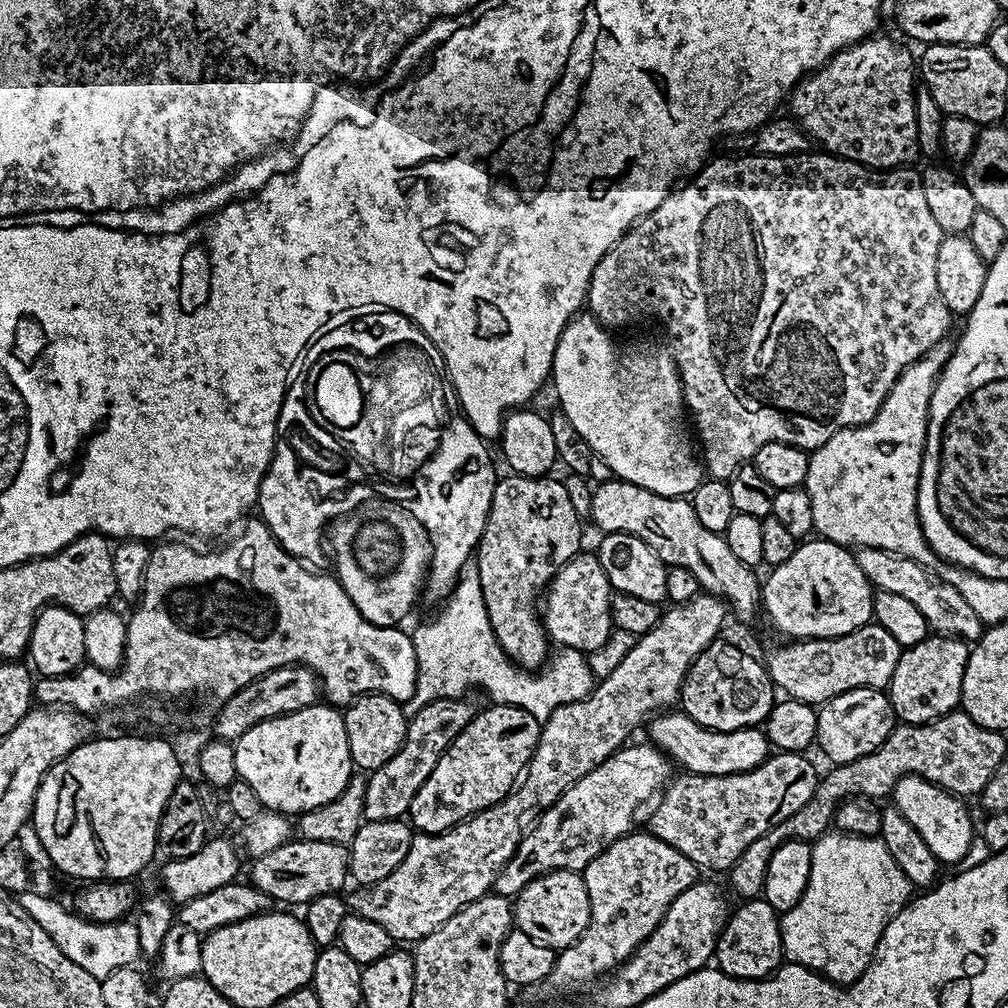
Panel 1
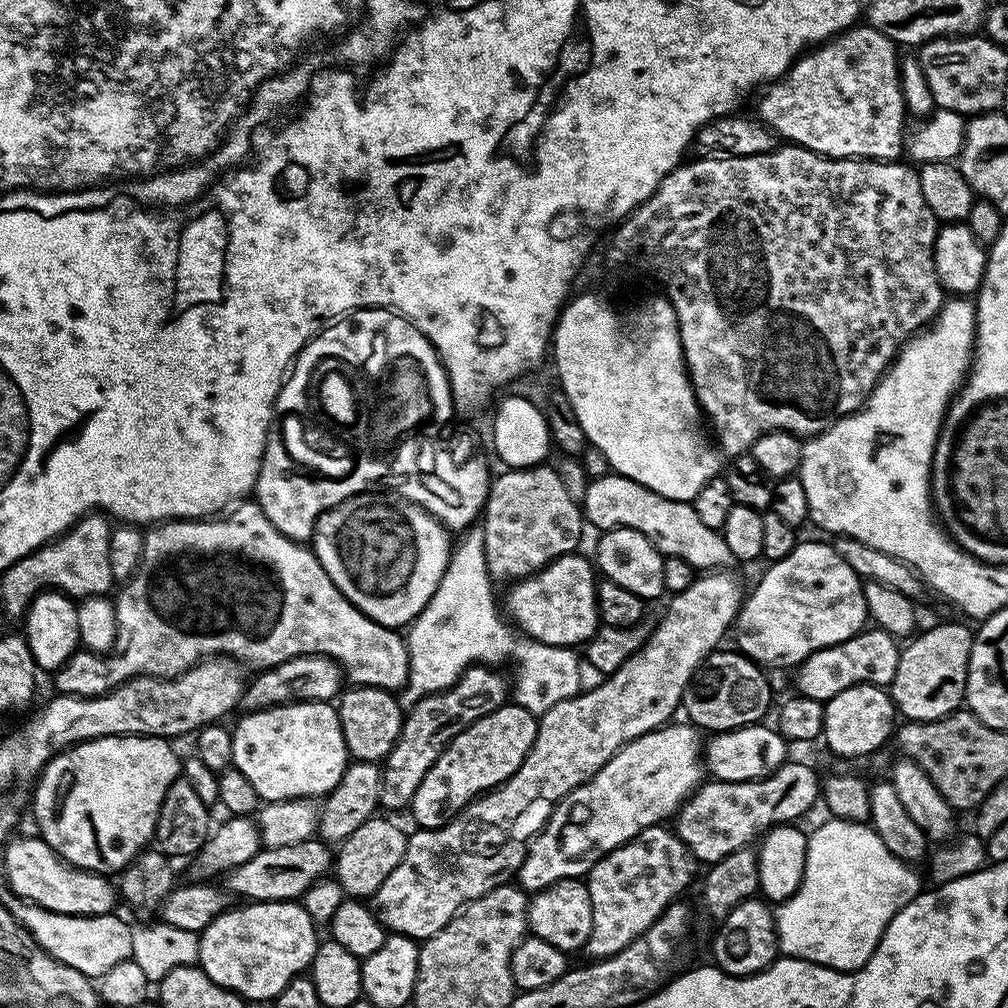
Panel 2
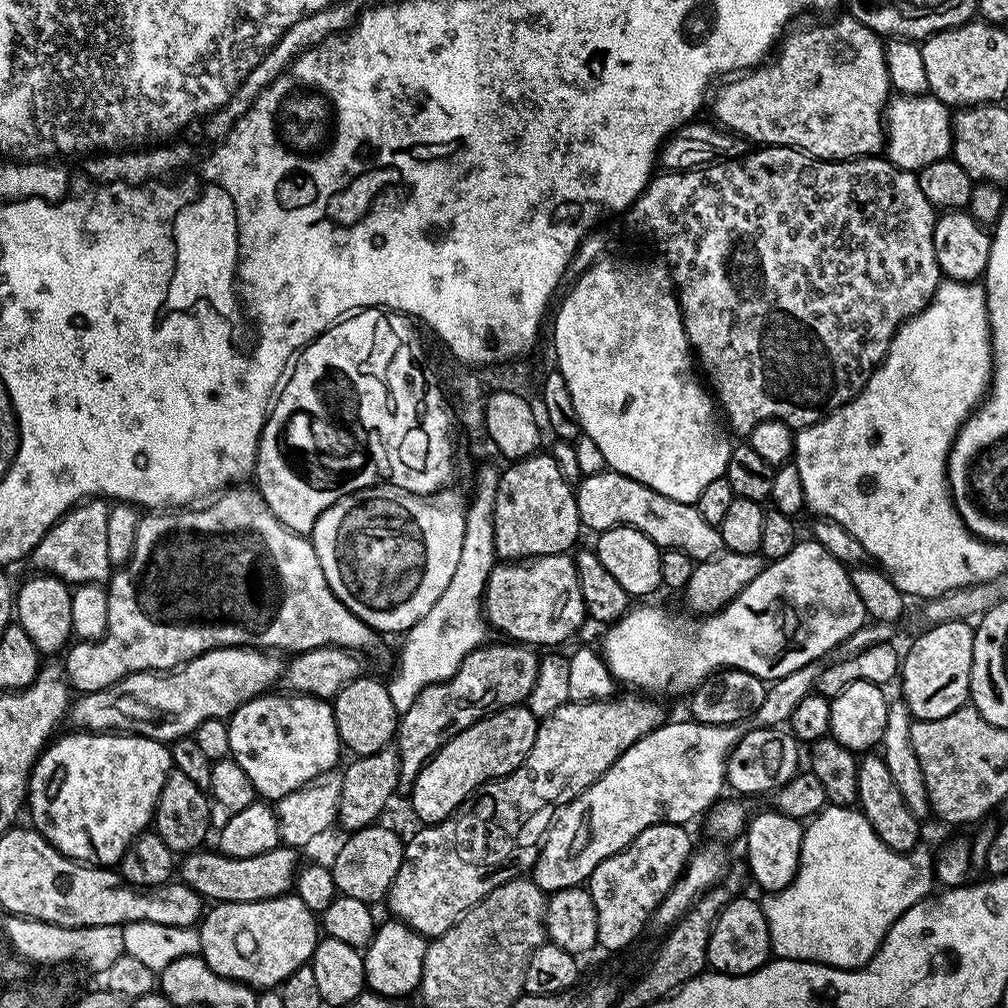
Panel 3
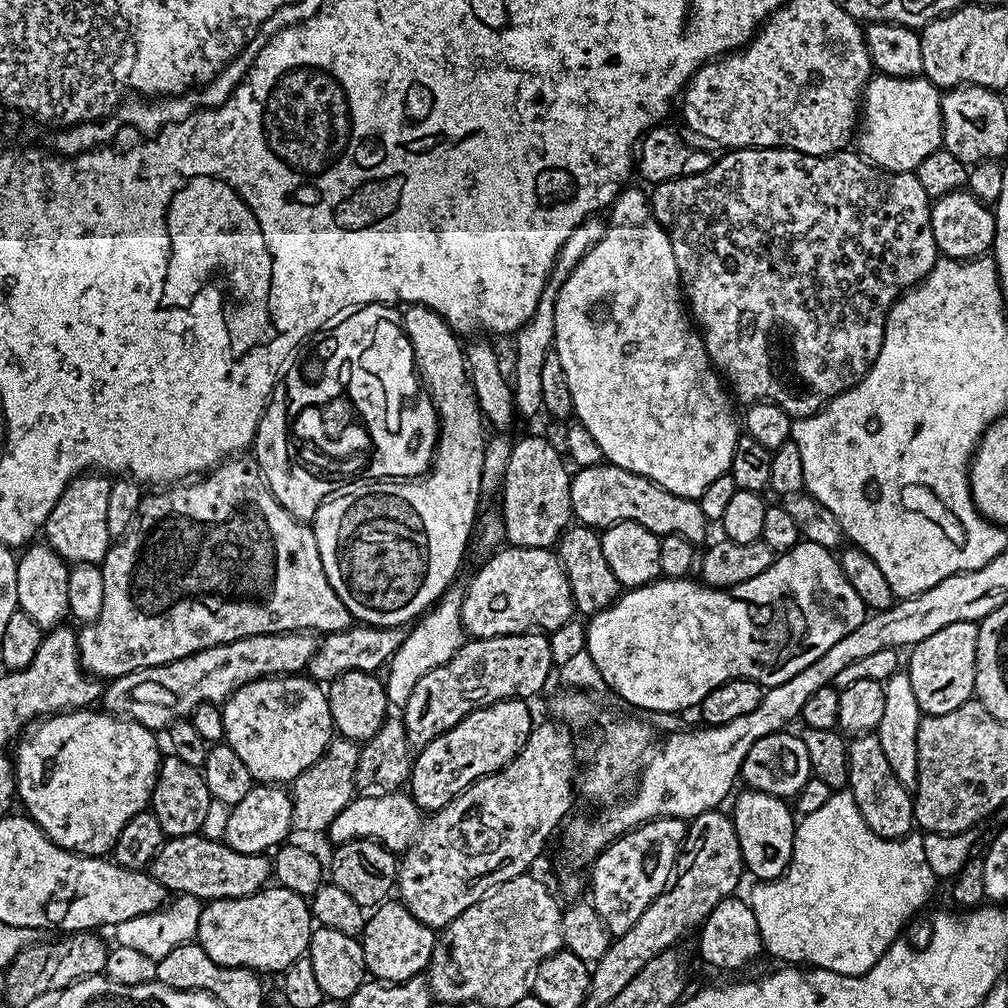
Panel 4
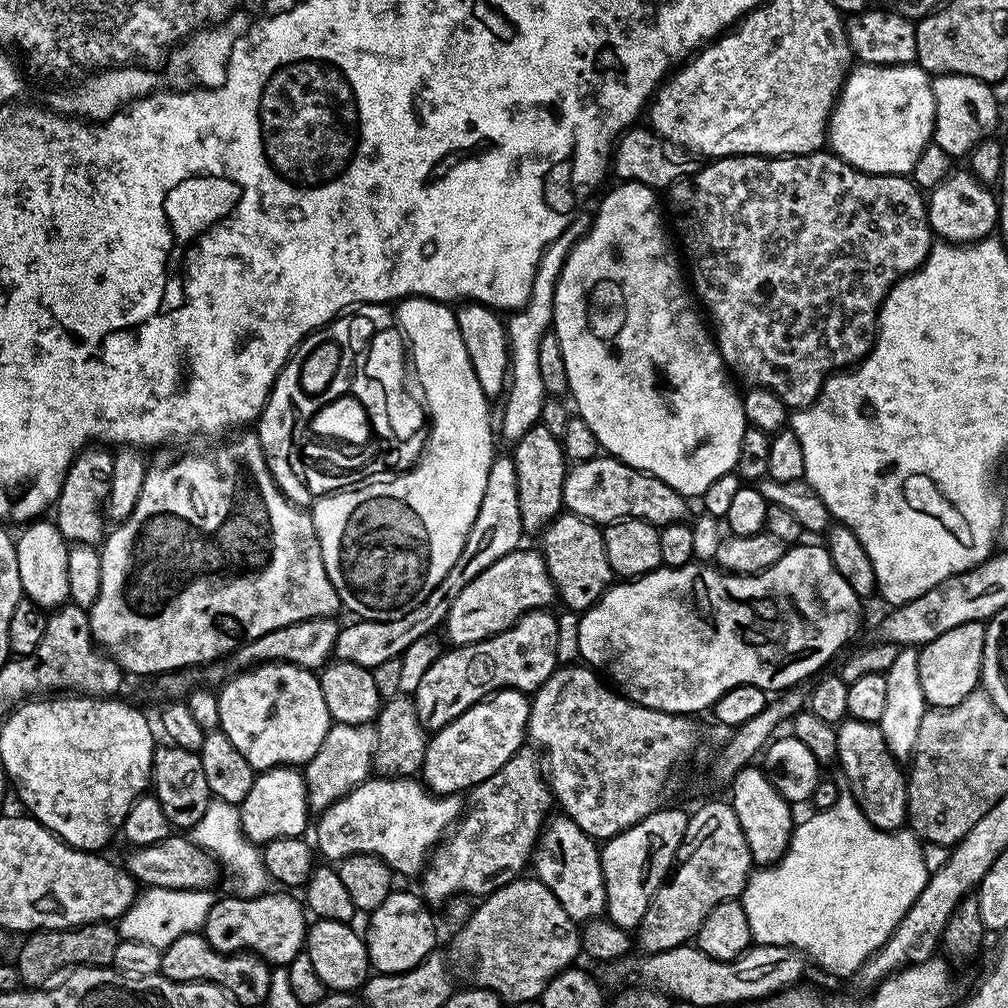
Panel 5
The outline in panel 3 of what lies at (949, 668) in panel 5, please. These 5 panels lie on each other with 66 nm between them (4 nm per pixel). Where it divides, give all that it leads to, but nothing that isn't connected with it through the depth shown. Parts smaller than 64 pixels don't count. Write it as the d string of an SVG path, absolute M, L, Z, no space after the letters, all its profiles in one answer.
M967 619L947 620L941 624L932 624L903 653L898 673L899 695L904 705L913 717L918 720L933 720L946 718L946 714L954 714L954 710L965 707L970 697L970 674L972 673L972 659L974 658L974 628Z

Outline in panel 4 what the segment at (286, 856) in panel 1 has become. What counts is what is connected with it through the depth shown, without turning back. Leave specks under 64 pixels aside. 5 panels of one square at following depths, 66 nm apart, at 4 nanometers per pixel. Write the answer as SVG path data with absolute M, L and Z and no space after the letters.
M203 834L174 836L165 839L162 850L158 850L153 858L150 875L162 882L169 894L193 896L201 902L233 900L261 891L273 879L274 864L267 855L259 852L242 854L220 840L212 840Z

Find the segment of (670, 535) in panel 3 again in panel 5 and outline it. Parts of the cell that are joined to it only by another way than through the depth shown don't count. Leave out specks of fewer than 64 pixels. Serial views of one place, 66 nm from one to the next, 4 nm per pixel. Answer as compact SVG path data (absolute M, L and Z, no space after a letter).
M597 454L591 460L573 463L564 479L564 508L601 526L631 519L657 526L679 524L687 517L684 515L688 512L688 504L689 501L666 486L666 482L607 454Z

